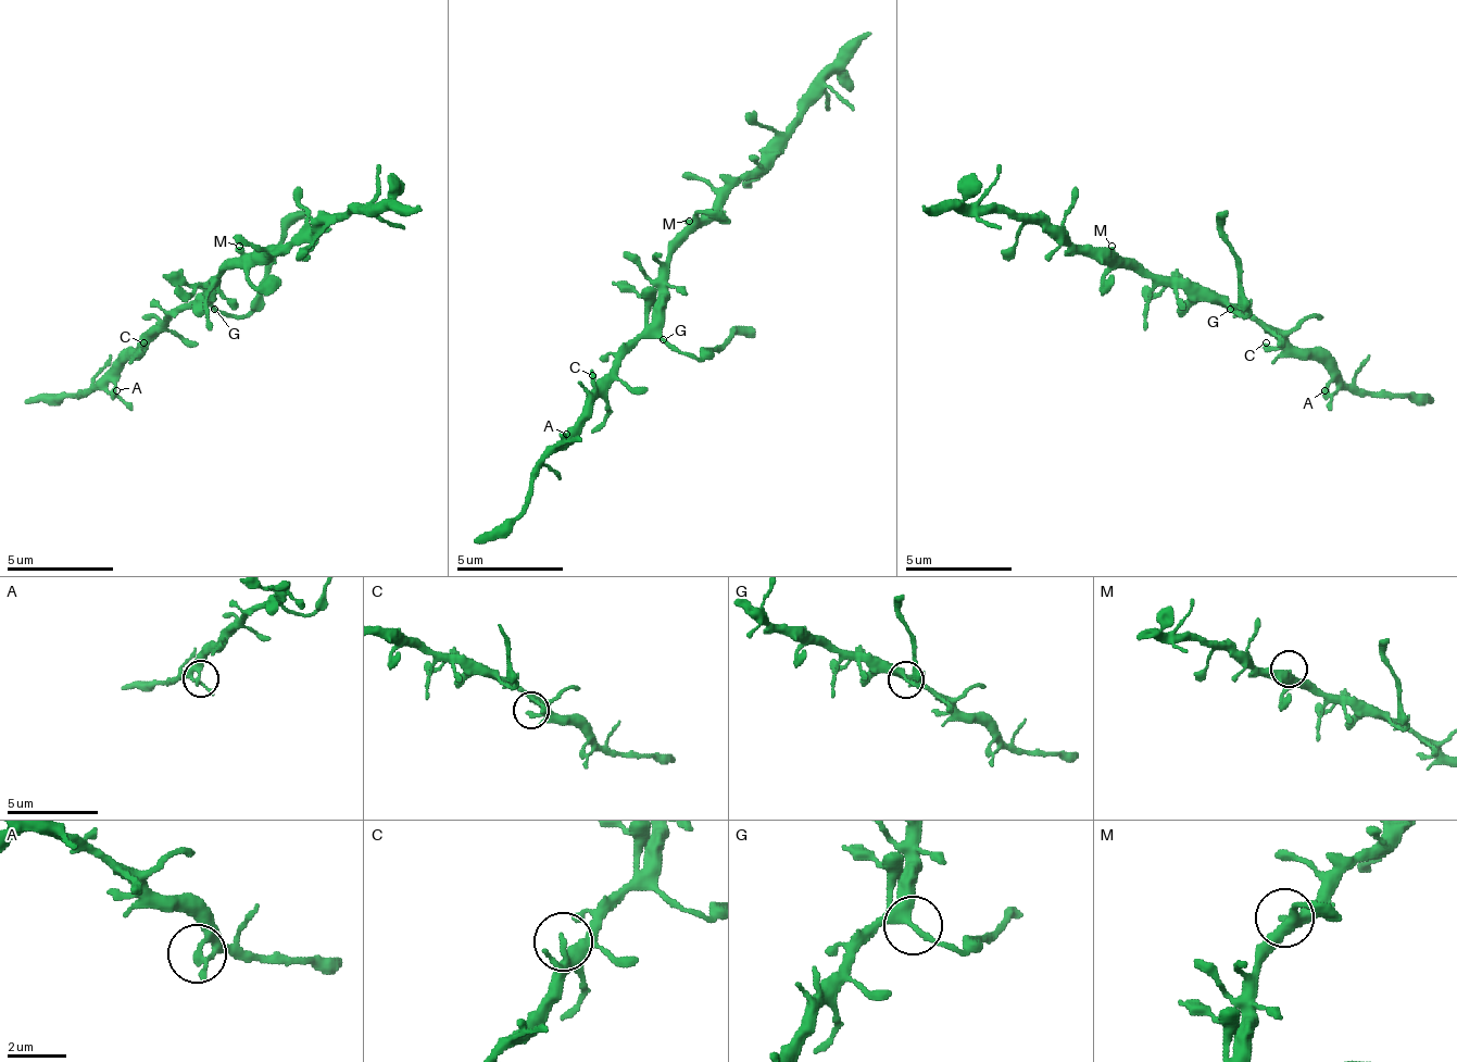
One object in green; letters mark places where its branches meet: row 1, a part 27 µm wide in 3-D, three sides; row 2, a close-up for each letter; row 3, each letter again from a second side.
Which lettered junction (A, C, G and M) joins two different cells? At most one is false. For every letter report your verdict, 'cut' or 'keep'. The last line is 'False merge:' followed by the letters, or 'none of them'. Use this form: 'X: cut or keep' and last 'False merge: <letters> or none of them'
A: keep
C: keep
G: cut
M: keep
False merge: G

